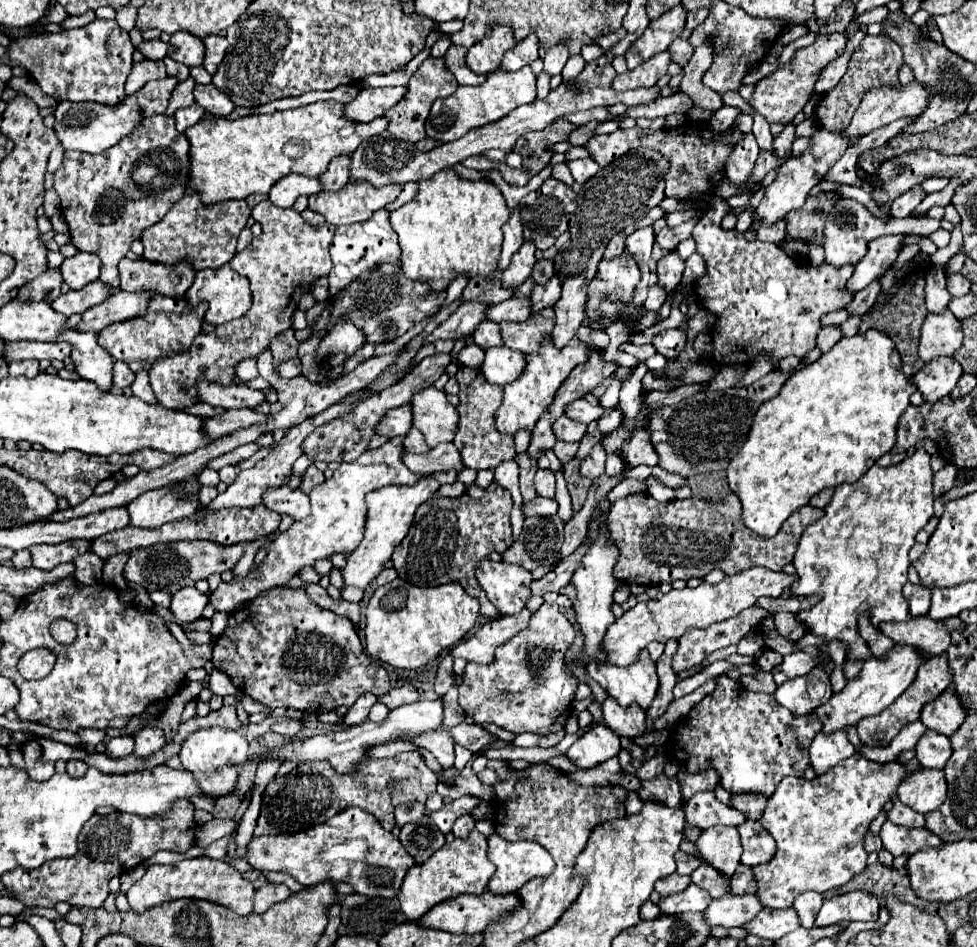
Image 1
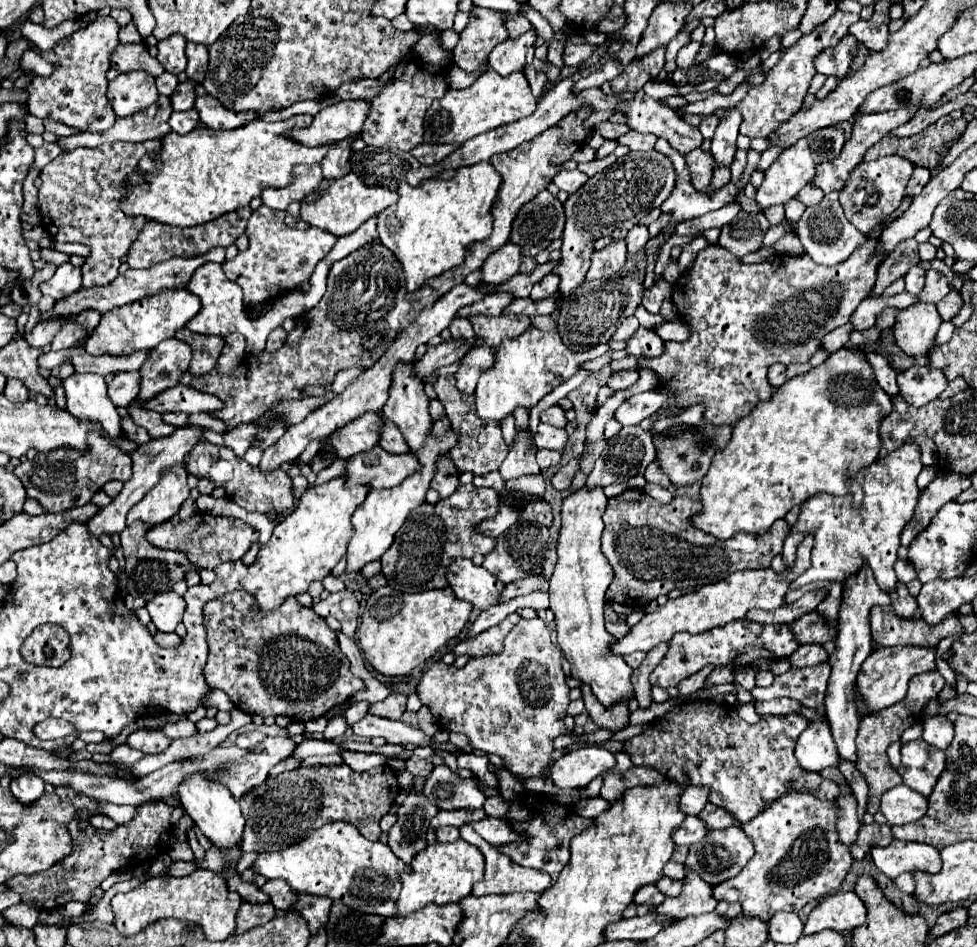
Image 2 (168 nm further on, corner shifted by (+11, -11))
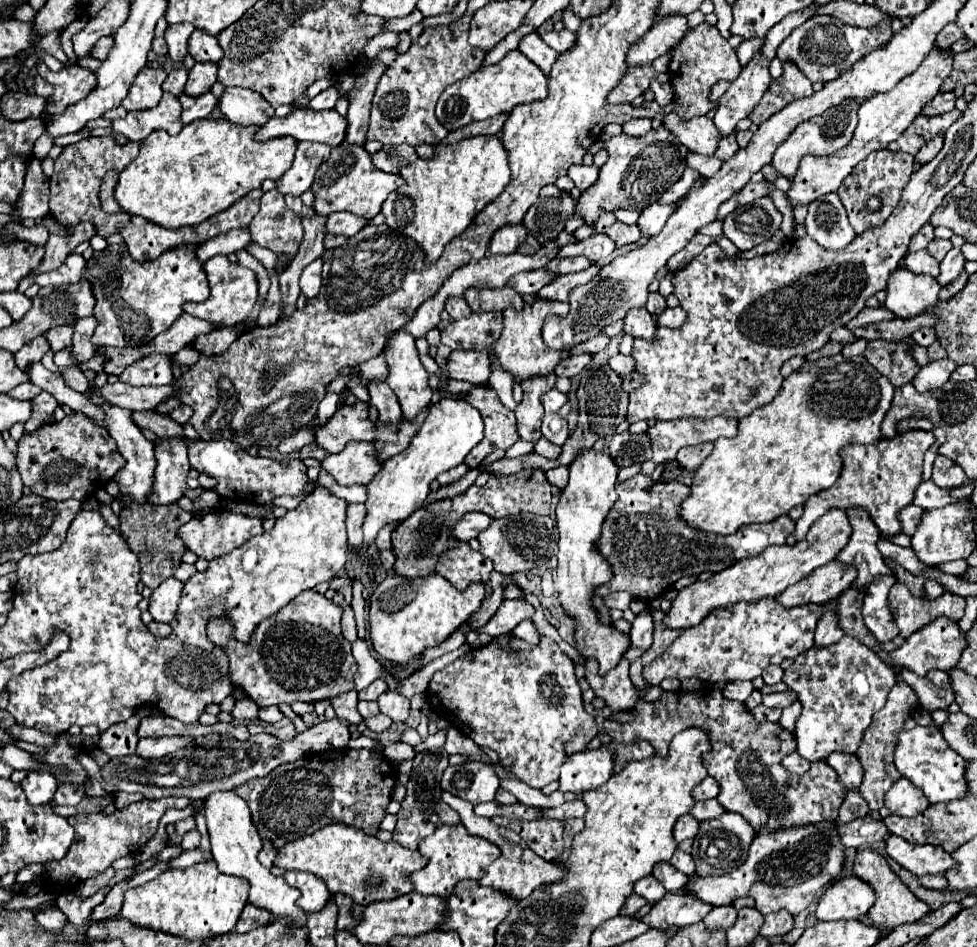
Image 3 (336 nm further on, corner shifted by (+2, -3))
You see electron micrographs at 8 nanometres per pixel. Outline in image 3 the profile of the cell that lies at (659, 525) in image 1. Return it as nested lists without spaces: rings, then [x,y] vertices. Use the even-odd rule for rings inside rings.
[[[643,473],[617,483],[619,499],[607,513],[599,543],[595,543],[611,565],[613,577],[609,583],[595,587],[595,595],[605,597],[613,591],[627,591],[635,599],[653,601],[683,575],[723,571],[739,559],[759,555],[769,545],[783,545],[787,535],[795,531],[793,519],[783,515],[763,527],[741,527],[735,535],[703,535],[679,519],[679,503],[683,503],[689,491],[681,481],[653,481]]]

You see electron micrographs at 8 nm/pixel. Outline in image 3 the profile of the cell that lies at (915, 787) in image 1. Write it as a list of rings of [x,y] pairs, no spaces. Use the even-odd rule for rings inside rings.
[[[901,777],[887,791],[885,807],[899,817],[915,817],[929,807],[929,801],[923,795],[923,791],[915,789],[915,785],[909,779]]]

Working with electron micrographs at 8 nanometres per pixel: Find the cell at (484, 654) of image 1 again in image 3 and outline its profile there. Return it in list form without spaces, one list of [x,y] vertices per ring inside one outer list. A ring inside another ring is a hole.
[[[505,599],[489,623],[481,627],[481,633],[487,633],[491,637],[511,633],[523,619],[531,619],[533,613],[535,607],[525,599]]]

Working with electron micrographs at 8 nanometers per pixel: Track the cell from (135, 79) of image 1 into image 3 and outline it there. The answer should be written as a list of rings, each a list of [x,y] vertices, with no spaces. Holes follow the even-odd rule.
[[[143,67],[143,71],[139,71],[135,81],[131,83],[127,99],[123,99],[123,107],[127,111],[153,109],[163,95],[161,83],[165,81],[165,77],[167,77],[167,73],[163,69]]]

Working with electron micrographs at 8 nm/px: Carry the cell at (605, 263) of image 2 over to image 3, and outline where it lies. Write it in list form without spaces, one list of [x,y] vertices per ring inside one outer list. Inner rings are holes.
[[[615,221],[607,229],[607,235],[617,243],[617,247],[623,247],[625,243],[635,243],[641,239],[641,231],[637,225],[625,225],[621,221]]]

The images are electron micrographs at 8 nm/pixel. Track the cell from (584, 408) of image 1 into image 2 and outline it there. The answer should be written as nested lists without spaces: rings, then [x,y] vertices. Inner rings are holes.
[[[554,405],[554,407],[546,409],[546,411],[540,415],[540,421],[542,421],[542,423],[548,423],[548,425],[552,425],[552,427],[560,427],[560,429],[564,429],[564,427],[568,425],[566,413],[564,413],[564,409],[562,409],[560,405]]]

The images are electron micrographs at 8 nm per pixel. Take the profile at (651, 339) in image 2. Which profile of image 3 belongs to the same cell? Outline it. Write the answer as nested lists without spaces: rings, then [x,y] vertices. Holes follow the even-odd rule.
[[[629,309],[623,317],[623,331],[633,337],[651,339],[655,333],[655,321],[645,309]]]

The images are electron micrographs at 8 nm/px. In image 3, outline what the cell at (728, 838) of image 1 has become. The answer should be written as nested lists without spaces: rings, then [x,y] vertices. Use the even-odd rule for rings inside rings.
[[[675,891],[667,893],[659,903],[655,903],[641,921],[651,929],[667,931],[671,927],[687,927],[699,923],[707,911],[711,911],[707,903],[699,903],[699,899],[691,899],[689,895],[683,895],[683,891]]]

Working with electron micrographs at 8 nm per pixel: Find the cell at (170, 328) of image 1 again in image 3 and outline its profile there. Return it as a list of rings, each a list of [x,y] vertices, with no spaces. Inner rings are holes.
[[[107,245],[103,251],[95,251],[93,257],[87,261],[83,269],[83,277],[91,283],[91,291],[95,297],[95,311],[93,317],[97,319],[95,333],[91,337],[93,345],[111,345],[111,347],[139,347],[155,339],[159,333],[167,331],[171,323],[183,313],[183,303],[185,301],[203,301],[209,295],[209,283],[205,277],[203,263],[197,261],[195,255],[197,245],[187,247],[179,245],[157,259],[151,261],[133,261],[125,245]]]

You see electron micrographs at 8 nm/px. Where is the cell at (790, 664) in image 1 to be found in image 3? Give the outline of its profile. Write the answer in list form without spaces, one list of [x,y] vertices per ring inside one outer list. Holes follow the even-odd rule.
[[[827,601],[823,605],[823,615],[819,619],[819,625],[815,629],[815,645],[831,645],[837,643],[843,637],[843,629],[839,627],[839,619],[837,619],[837,601]]]

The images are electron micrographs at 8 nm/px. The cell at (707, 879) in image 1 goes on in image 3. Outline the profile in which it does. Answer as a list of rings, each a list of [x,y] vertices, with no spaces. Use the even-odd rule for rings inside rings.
[[[667,861],[657,863],[651,871],[651,875],[655,875],[657,881],[661,881],[665,885],[667,891],[679,891],[679,887],[683,887],[683,883],[687,883],[687,875],[683,875],[681,871],[677,871],[675,867],[671,867]]]

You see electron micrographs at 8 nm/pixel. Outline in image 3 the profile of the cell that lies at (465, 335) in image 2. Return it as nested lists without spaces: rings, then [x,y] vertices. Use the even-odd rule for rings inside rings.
[[[451,297],[451,299],[447,299],[445,311],[451,315],[451,319],[463,319],[463,317],[471,315],[471,309],[469,309],[467,301],[461,299],[461,297]]]

